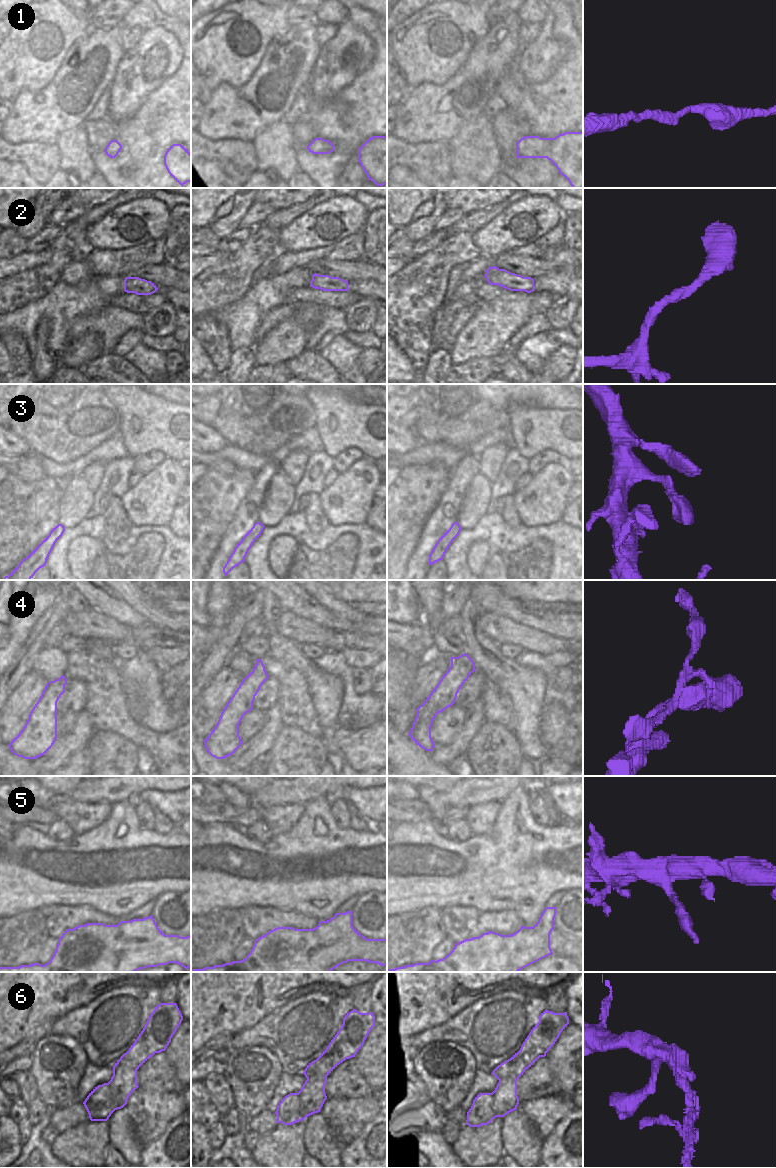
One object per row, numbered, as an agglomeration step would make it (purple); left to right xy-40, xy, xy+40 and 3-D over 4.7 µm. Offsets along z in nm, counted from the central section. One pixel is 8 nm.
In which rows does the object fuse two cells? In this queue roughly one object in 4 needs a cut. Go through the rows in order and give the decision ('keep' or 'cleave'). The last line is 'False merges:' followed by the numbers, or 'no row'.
1: keep
2: keep
3: keep
4: cleave
5: keep
6: cleave
False merges: 4, 6

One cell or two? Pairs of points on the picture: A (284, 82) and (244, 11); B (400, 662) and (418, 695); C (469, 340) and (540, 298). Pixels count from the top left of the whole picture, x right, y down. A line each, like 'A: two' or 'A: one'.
A: two
B: two
C: one

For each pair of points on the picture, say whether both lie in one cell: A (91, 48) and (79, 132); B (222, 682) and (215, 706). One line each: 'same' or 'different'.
A: different
B: same

